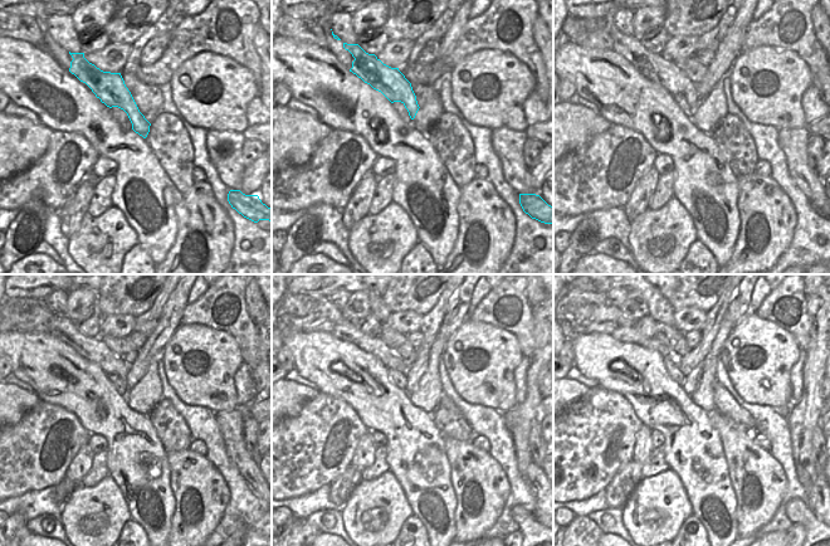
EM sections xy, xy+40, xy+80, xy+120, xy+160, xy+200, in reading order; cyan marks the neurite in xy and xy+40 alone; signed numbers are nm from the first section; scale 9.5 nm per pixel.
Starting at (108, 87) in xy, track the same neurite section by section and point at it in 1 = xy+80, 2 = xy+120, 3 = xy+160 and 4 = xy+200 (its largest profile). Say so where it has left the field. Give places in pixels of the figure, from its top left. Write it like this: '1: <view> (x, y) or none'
1: xy+80 (654, 67)
2: xy+120 (92, 347)
3: xy+160 (374, 345)
4: xy+200 (628, 334)

